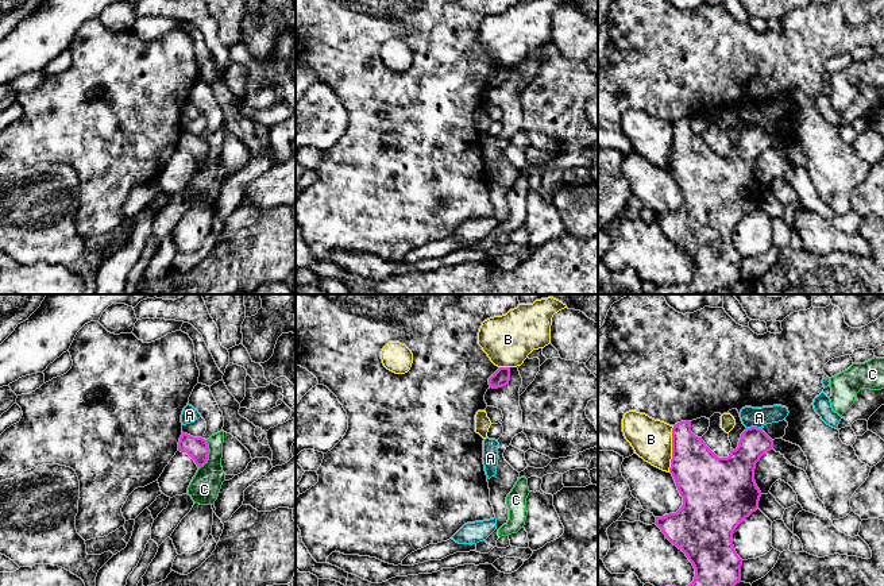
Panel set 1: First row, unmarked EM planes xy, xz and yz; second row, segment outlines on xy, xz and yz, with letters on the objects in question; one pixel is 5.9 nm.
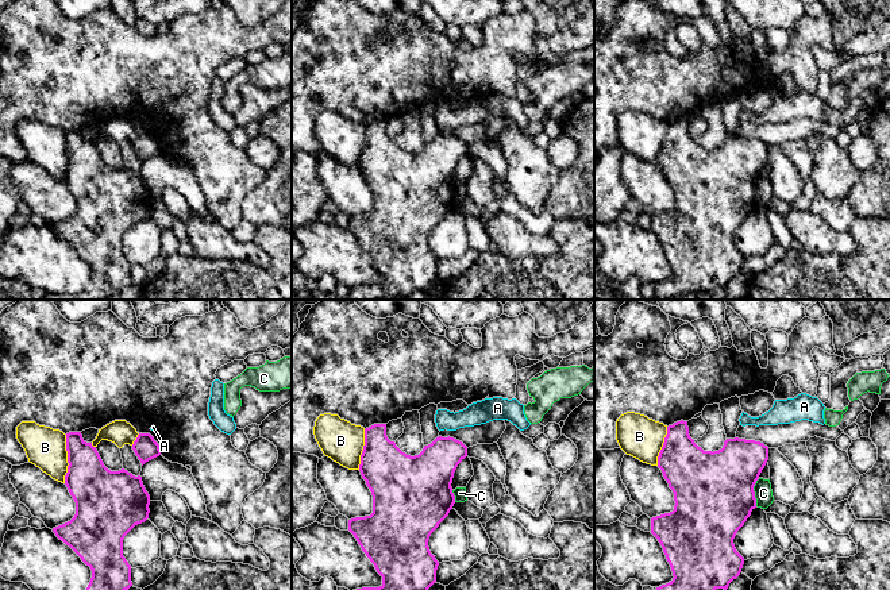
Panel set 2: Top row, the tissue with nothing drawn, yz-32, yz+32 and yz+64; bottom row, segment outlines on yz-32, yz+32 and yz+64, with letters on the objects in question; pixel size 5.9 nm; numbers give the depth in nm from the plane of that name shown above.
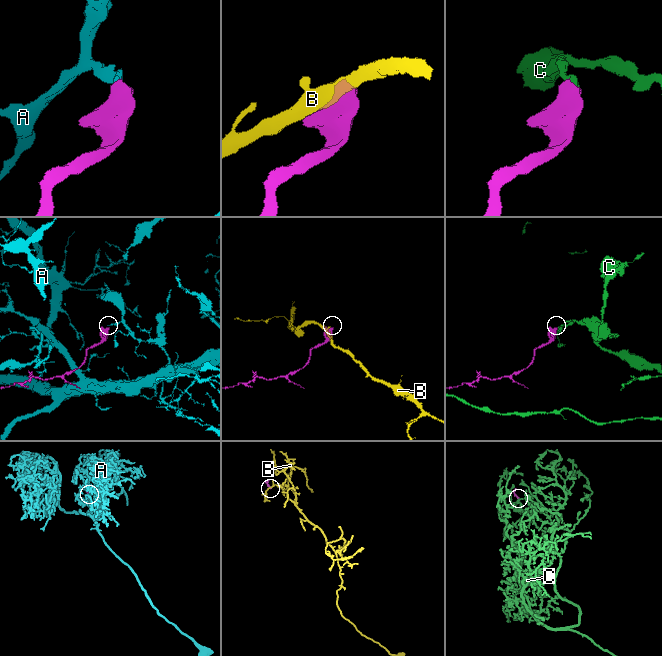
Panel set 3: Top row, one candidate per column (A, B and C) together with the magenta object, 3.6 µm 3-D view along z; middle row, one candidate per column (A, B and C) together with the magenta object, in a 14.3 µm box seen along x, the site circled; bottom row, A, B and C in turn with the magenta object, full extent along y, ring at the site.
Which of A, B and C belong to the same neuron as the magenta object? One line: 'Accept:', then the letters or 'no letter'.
Accept: no letter

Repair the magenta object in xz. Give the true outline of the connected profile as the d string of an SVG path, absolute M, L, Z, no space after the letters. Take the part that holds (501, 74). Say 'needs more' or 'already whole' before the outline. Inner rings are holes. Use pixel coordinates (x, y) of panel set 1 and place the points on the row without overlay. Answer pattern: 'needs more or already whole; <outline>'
already whole; M499 65L490 76L489 82L493 86L498 86L509 82L510 78L510 65Z

